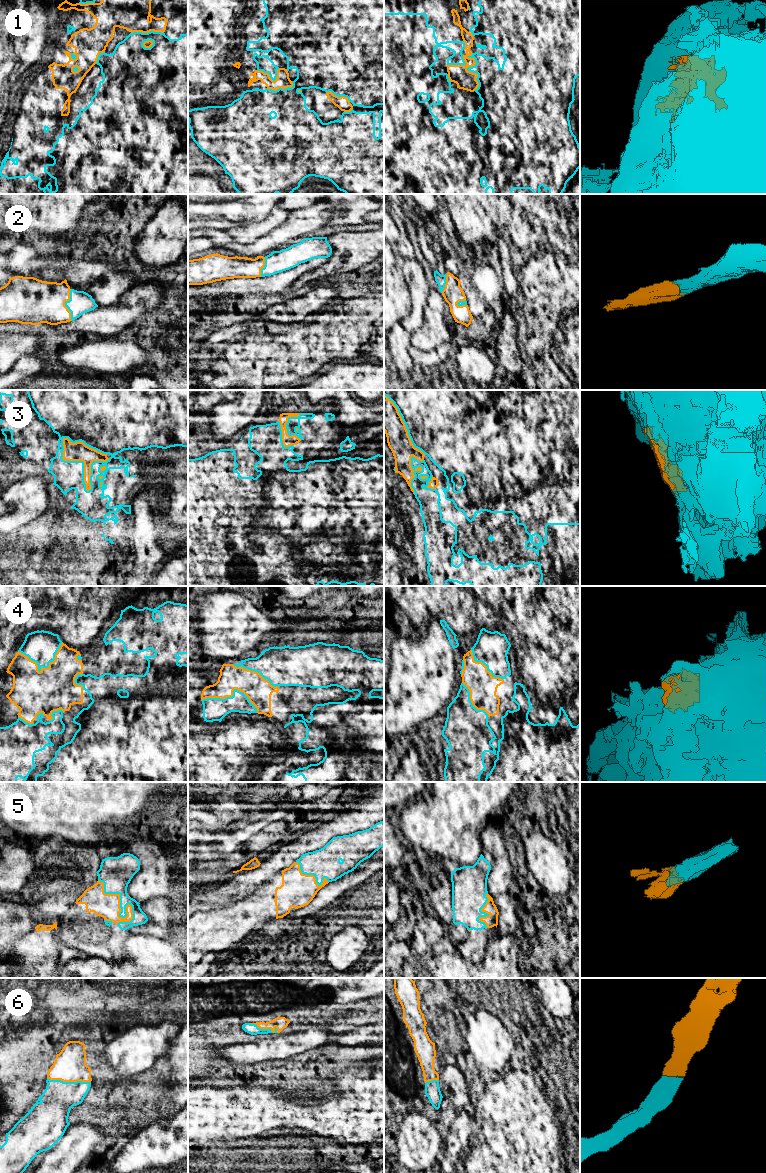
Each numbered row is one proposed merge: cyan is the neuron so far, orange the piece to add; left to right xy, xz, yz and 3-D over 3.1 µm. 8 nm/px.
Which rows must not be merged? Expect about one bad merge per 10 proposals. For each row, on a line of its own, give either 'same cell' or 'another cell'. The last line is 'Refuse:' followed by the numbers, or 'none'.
1: same cell
2: same cell
3: same cell
4: same cell
5: same cell
6: same cell
Refuse: none

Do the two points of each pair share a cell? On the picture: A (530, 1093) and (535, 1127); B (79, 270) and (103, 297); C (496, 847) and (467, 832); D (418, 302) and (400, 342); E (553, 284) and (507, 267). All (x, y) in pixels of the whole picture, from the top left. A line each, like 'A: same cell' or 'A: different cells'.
A: same cell
B: same cell
C: different cells
D: different cells
E: different cells

